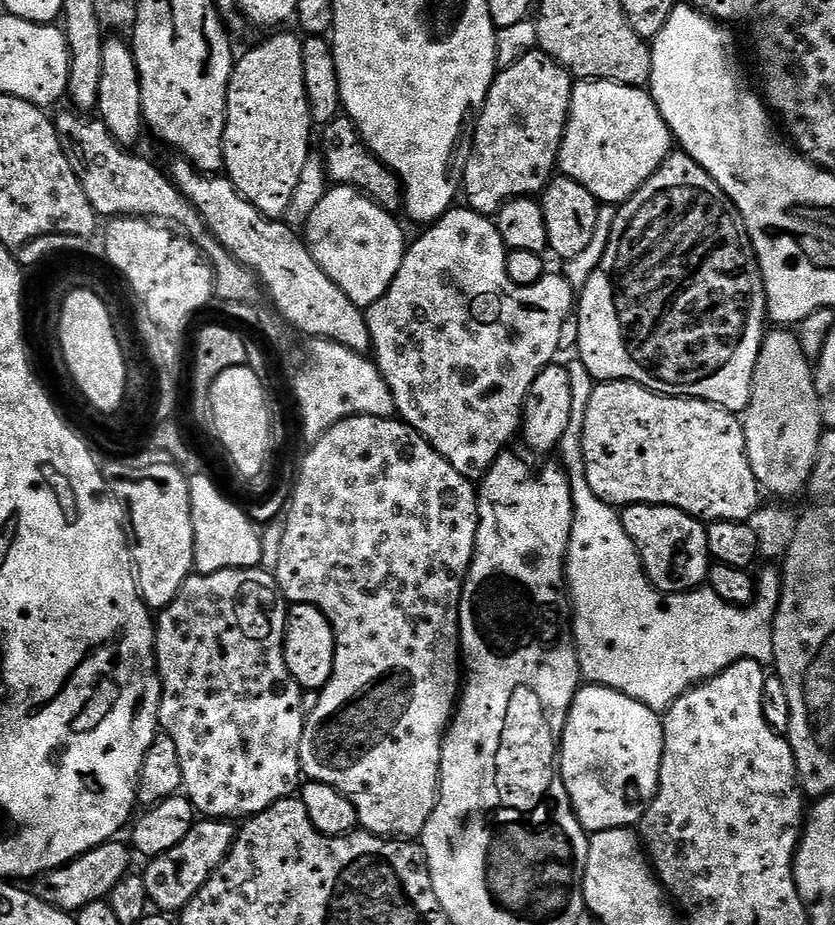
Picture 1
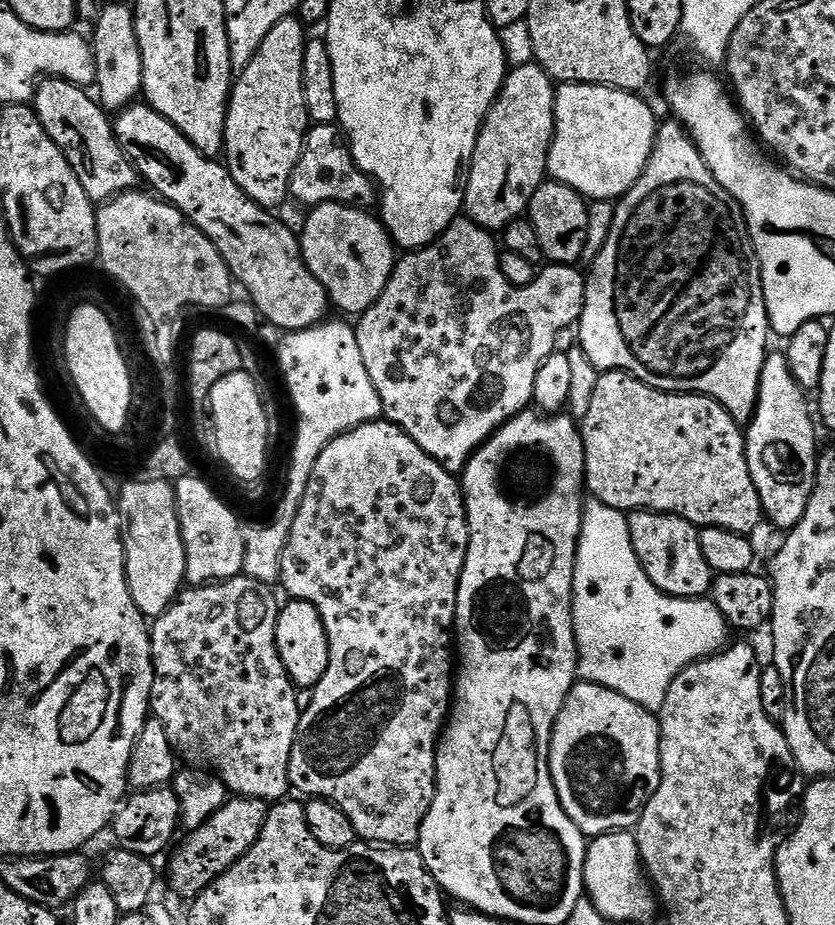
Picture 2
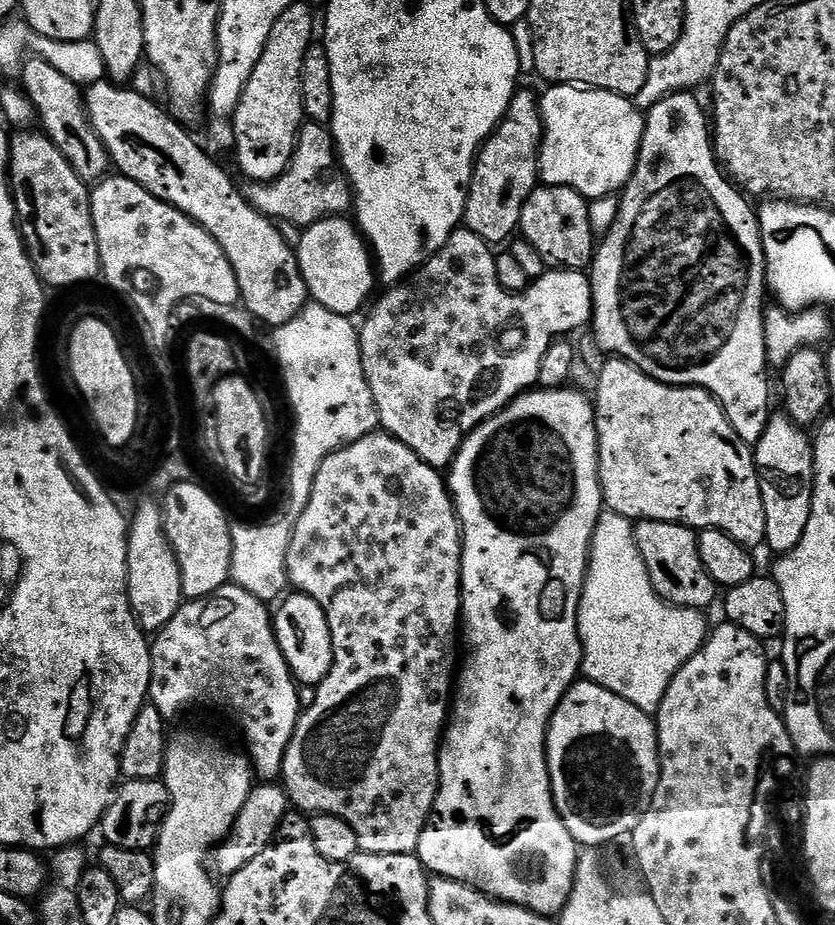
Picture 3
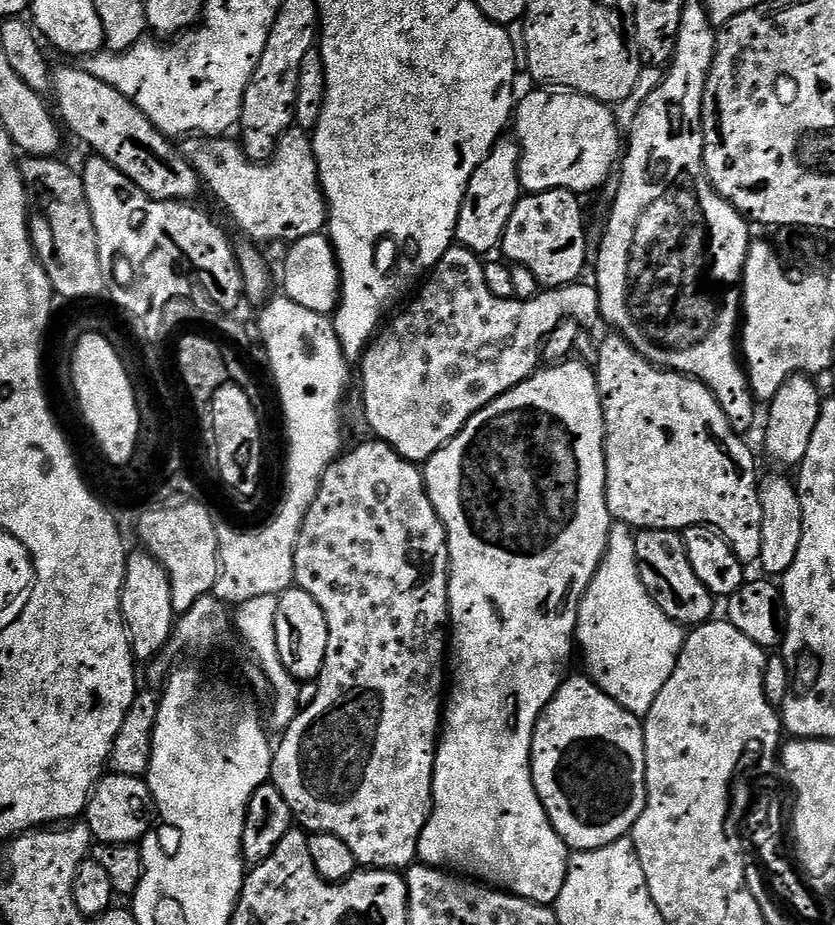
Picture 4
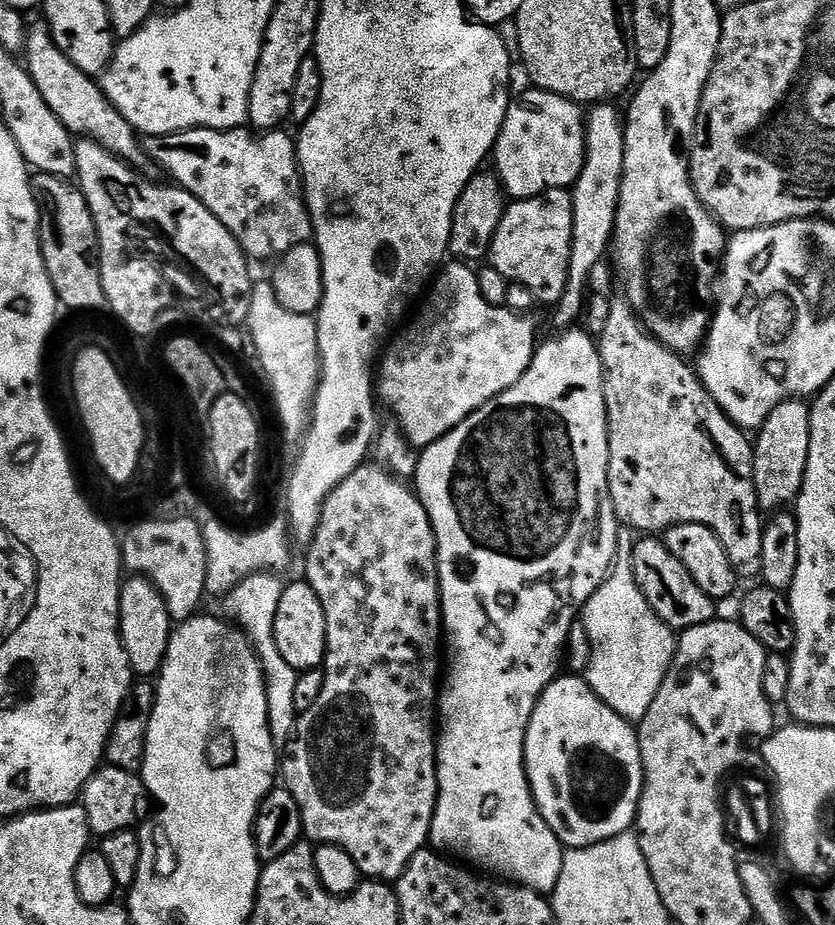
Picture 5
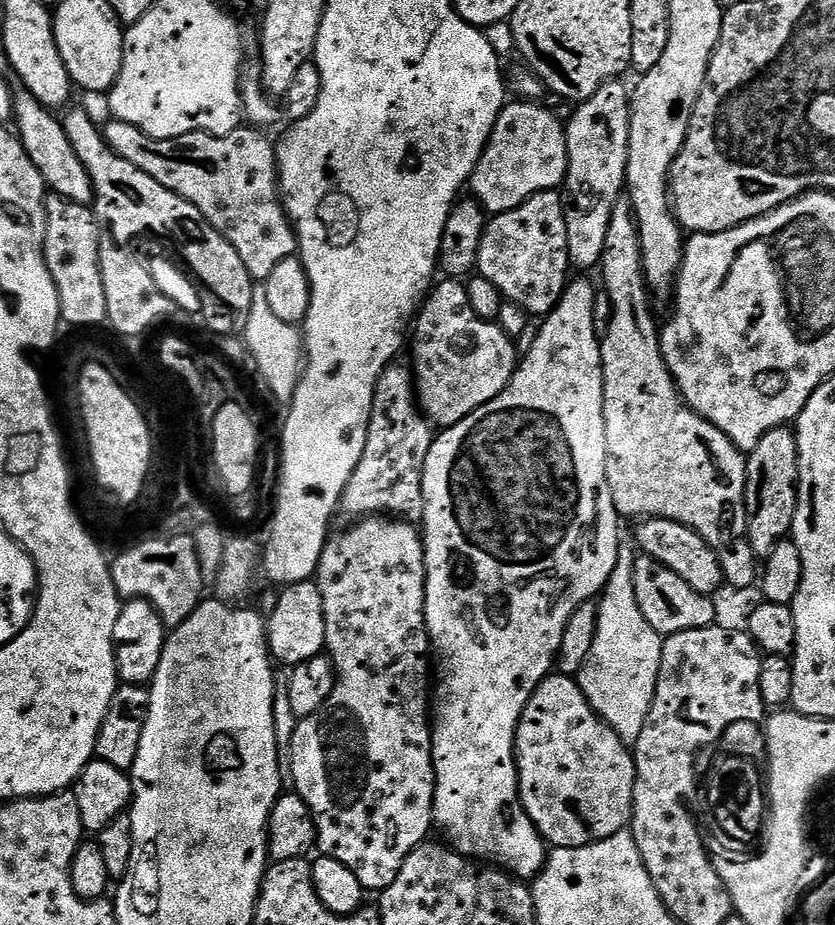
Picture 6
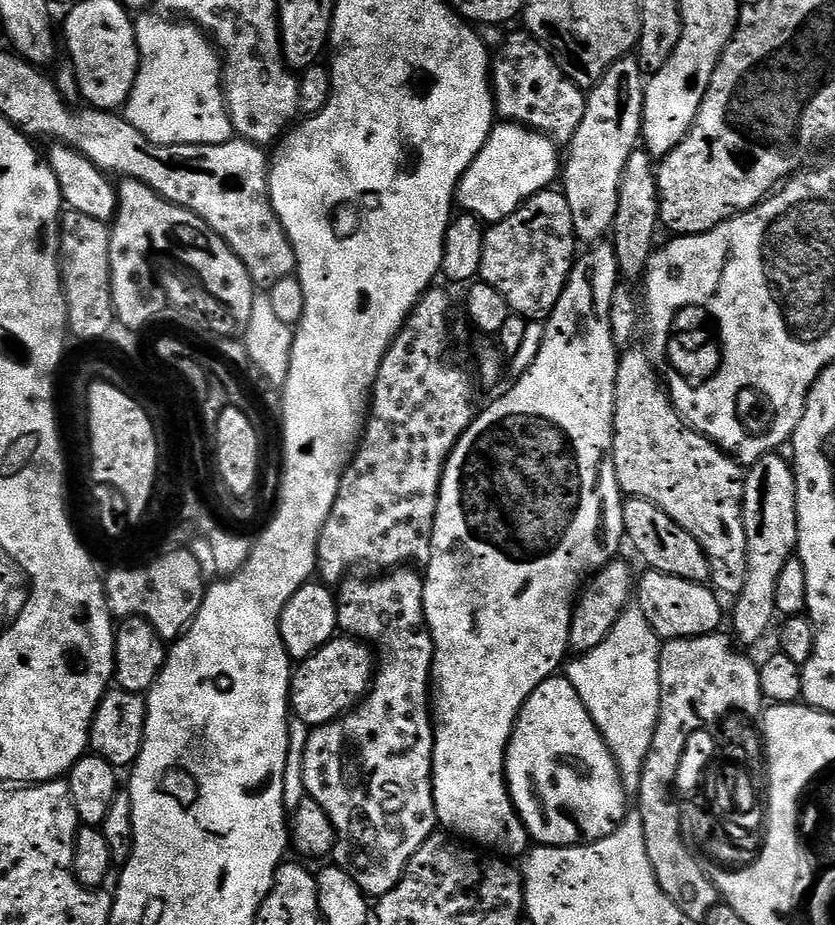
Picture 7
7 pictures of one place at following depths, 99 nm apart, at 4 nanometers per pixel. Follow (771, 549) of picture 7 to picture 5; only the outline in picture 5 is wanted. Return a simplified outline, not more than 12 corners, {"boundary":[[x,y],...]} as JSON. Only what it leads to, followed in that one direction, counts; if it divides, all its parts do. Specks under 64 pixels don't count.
{"boundary":[[774,407],[754,436],[764,514],[793,503],[810,458],[812,409]]}

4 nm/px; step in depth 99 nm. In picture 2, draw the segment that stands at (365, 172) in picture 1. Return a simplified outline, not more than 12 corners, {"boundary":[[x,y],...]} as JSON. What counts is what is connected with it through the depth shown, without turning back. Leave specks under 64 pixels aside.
{"boundary":[[312,124],[292,175],[300,204],[372,210],[378,189],[336,124]]}

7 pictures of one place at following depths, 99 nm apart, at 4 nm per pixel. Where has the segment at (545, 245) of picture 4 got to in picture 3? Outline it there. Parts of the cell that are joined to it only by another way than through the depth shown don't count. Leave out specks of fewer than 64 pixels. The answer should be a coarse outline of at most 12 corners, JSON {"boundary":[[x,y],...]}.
{"boundary":[[537,186],[519,235],[556,270],[594,259],[589,201]]}

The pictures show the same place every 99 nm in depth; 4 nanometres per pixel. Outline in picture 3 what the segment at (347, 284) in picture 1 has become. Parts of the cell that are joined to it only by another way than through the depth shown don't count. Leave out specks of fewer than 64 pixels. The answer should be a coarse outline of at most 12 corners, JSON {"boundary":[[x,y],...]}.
{"boundary":[[351,219],[299,233],[309,297],[349,318],[378,282]]}

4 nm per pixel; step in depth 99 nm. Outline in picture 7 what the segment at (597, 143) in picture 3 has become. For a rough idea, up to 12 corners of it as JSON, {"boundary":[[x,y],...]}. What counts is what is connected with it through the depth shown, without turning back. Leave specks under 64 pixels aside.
{"boundary":[[500,122],[455,203],[502,222],[562,172],[555,145]]}

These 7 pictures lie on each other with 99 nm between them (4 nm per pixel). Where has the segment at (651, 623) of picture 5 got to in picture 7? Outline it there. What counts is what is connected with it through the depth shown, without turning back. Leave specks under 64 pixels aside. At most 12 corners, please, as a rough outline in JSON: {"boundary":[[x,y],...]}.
{"boundary":[[629,606],[568,680],[639,793],[662,641]]}

